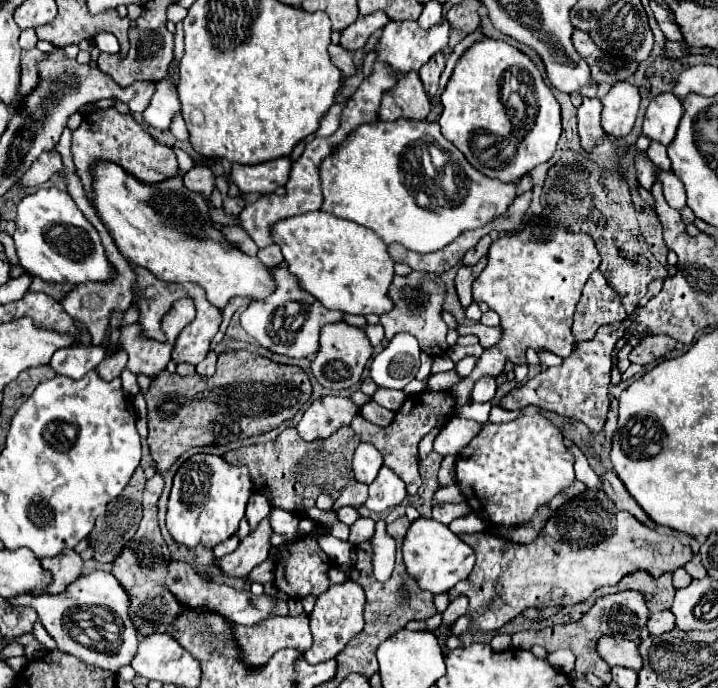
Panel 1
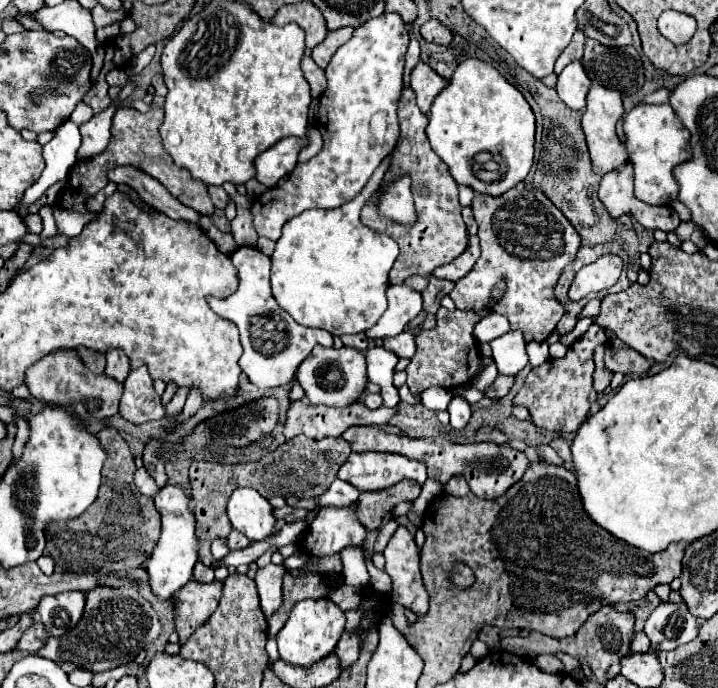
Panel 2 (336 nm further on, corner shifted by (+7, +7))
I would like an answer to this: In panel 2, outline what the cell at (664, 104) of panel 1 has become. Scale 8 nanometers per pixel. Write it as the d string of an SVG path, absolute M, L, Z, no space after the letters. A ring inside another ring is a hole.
M668 103L662 105L636 105L630 113L624 115L624 147L628 153L628 163L634 167L634 195L648 205L670 205L670 201L678 201L678 183L672 175L674 167L692 159L690 149L690 131L682 125Z

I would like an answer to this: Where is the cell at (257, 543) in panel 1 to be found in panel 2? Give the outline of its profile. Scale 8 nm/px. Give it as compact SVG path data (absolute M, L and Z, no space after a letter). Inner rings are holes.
M188 581L176 595L174 601L174 629L178 633L178 643L184 645L186 639L208 621L208 615L218 607L222 583L196 583Z

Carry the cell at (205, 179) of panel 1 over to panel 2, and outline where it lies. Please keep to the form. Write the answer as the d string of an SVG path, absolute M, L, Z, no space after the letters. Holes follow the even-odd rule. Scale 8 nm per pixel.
M208 187L208 193L210 193L212 203L214 203L218 209L226 209L226 205L230 203L230 197L228 197L228 193L226 193L222 187Z

